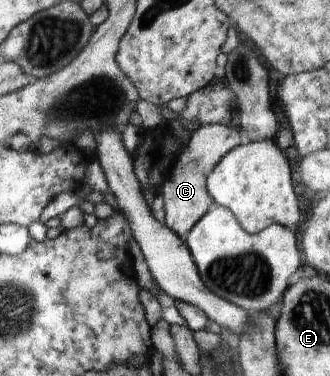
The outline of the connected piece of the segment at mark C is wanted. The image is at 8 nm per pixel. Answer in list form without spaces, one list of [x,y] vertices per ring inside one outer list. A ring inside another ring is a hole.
[[[238,124],[230,127],[220,125],[202,125],[194,129],[186,146],[176,158],[172,171],[168,172],[159,192],[163,198],[165,210],[164,224],[173,230],[183,241],[190,229],[208,212],[214,204],[214,199],[207,189],[207,176],[214,167],[235,146],[240,145],[240,127]]]

